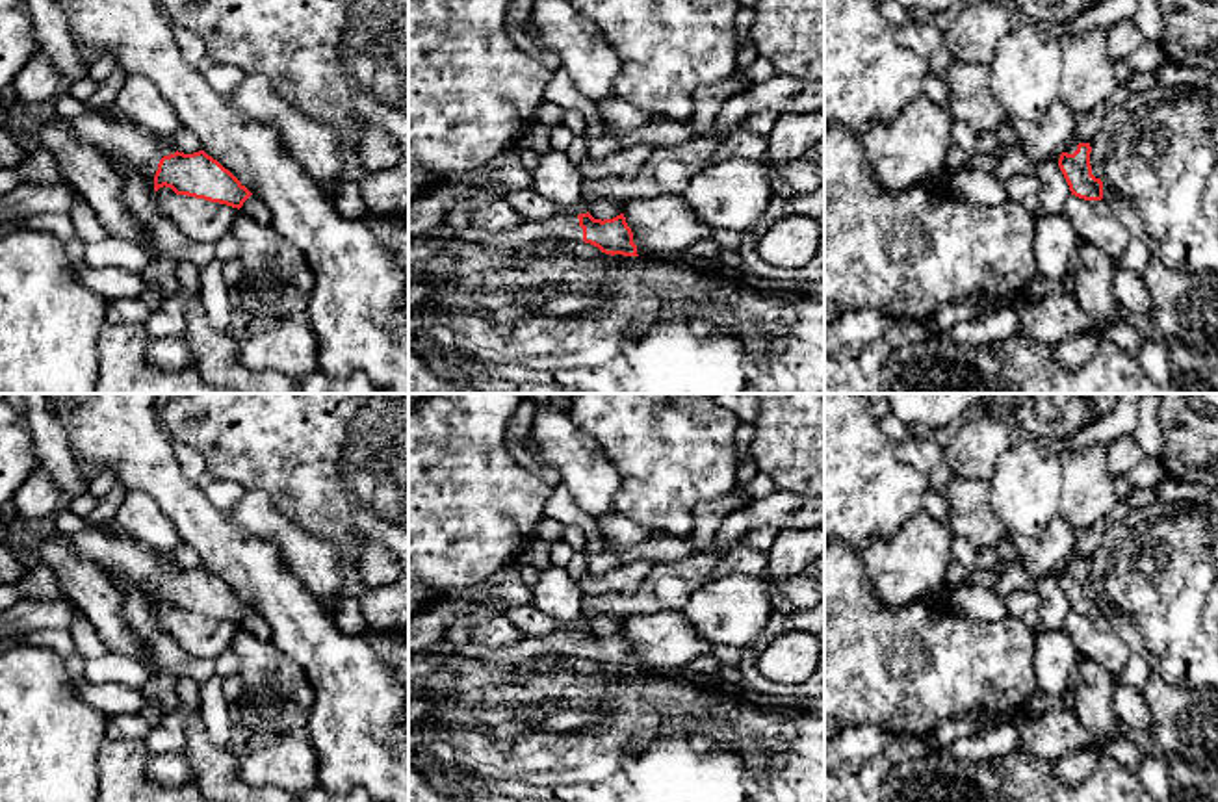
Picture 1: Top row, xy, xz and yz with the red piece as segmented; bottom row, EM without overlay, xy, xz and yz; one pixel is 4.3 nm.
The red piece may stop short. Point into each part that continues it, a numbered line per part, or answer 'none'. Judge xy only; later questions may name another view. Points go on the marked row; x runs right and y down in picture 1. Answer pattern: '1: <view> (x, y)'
1: xy (125, 145)

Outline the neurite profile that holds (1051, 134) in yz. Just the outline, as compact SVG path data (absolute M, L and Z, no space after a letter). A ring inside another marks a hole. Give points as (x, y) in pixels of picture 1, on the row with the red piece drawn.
M1055 100L1038 121L1012 119L1010 124L1027 158L1034 163L1068 149L1075 130L1077 113L1064 102Z

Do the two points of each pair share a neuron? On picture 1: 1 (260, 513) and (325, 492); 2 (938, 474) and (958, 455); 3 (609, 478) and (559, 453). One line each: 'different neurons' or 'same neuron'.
1: different neurons
2: different neurons
3: same neuron

